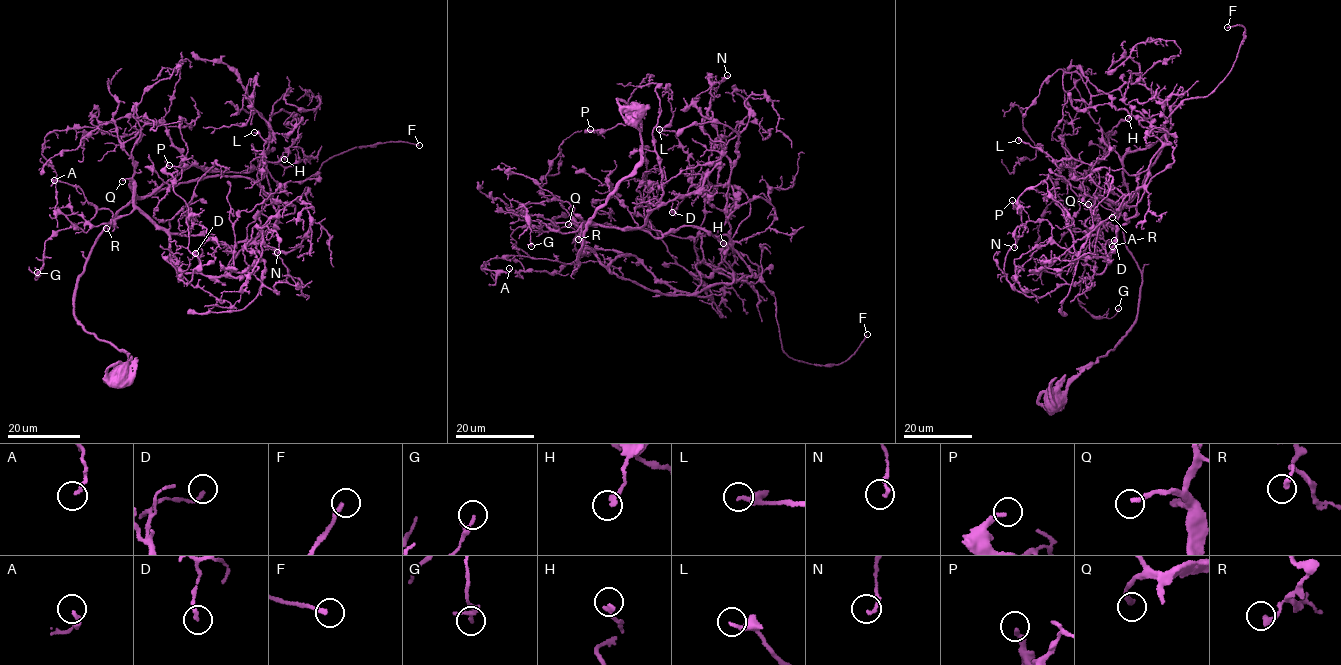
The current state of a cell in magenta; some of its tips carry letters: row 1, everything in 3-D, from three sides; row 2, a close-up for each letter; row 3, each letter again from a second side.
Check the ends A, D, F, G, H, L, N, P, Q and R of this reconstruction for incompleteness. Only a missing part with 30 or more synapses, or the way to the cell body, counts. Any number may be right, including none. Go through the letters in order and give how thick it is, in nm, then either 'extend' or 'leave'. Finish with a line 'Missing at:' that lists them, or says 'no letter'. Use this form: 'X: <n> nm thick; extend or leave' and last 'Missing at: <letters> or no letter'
A: 170 nm thick; leave
D: 190 nm thick; leave
F: 220 nm thick; extend
G: 150 nm thick; leave
H: 200 nm thick; leave
L: 240 nm thick; leave
N: 160 nm thick; leave
P: 190 nm thick; leave
Q: 240 nm thick; extend
R: 240 nm thick; leave
Missing at: F, Q

